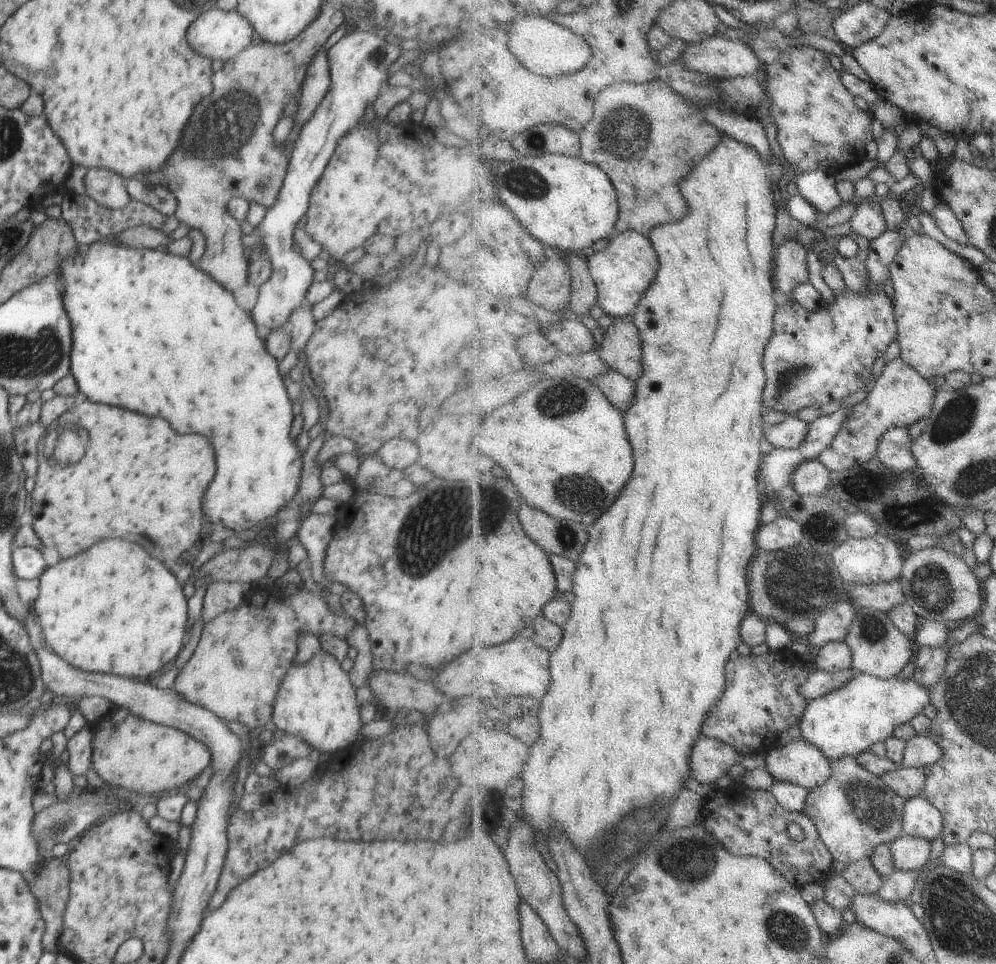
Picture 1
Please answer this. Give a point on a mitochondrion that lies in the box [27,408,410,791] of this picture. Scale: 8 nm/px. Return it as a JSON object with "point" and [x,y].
{"point":[60,455]}

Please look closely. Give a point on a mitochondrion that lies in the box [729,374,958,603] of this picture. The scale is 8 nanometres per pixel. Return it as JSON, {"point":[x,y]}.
{"point":[925,510]}

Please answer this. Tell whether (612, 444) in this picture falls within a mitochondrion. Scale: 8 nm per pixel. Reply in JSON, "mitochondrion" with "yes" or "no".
{"mitochondrion":"no"}

